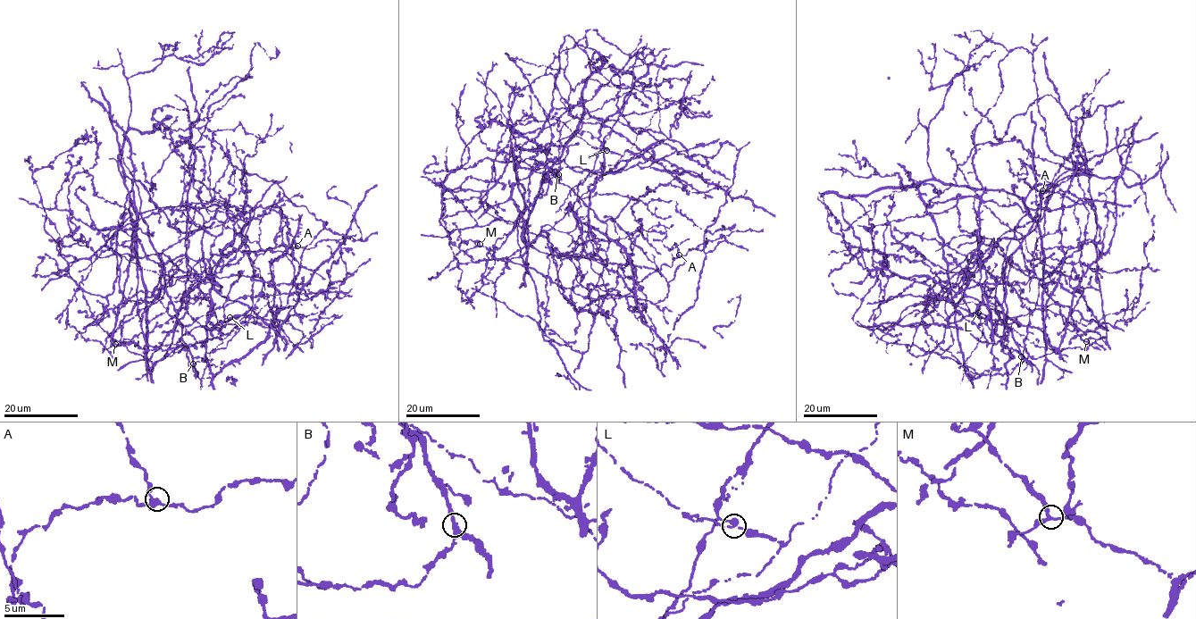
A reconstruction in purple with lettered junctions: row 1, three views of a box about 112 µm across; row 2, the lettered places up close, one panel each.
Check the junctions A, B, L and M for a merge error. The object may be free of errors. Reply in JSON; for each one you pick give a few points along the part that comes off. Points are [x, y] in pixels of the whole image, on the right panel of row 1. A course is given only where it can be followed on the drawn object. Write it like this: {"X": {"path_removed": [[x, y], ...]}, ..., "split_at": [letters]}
{"L": {"path_removed": [[978, 312], [981, 303], [992, 305], [1006, 325], [1026, 337], [1030, 342], [1059, 354], [1066, 363]]}, "split_at": ["L"]}

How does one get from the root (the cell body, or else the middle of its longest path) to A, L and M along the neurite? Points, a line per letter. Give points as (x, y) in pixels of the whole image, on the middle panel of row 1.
A: (499, 220), (479, 226), (441, 193), (466, 254), (485, 246), (585, 297), (628, 295), (679, 255)
L: (499, 220), (479, 226), (449, 189), (441, 193), (449, 240), (508, 261), (563, 218), (607, 150)
M: (499, 220), (479, 226), (446, 187), (441, 193), (440, 215), (449, 240), (467, 255), (467, 250), (480, 244)

